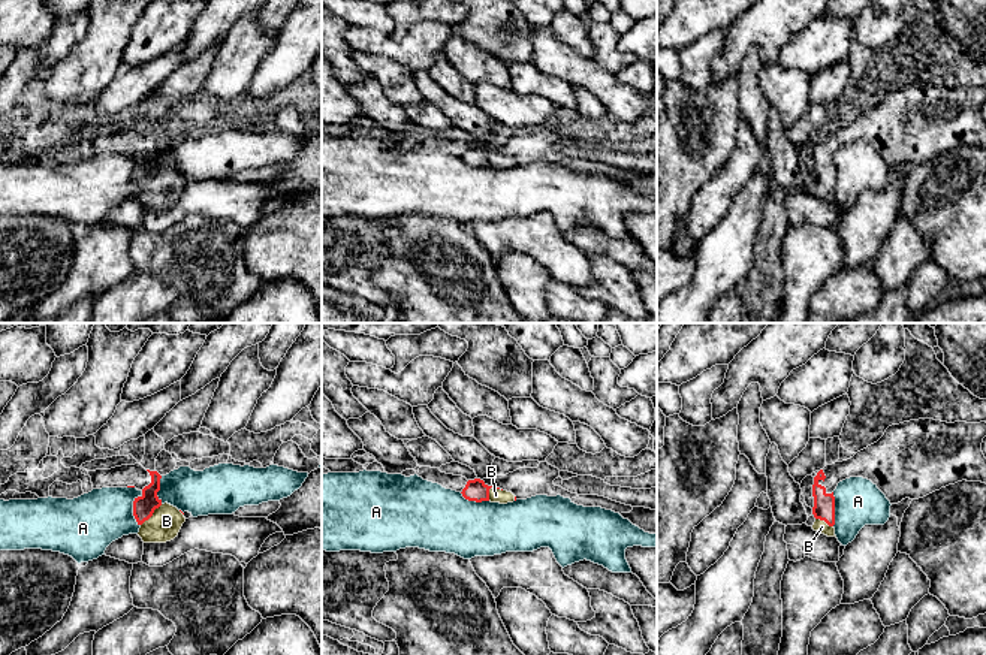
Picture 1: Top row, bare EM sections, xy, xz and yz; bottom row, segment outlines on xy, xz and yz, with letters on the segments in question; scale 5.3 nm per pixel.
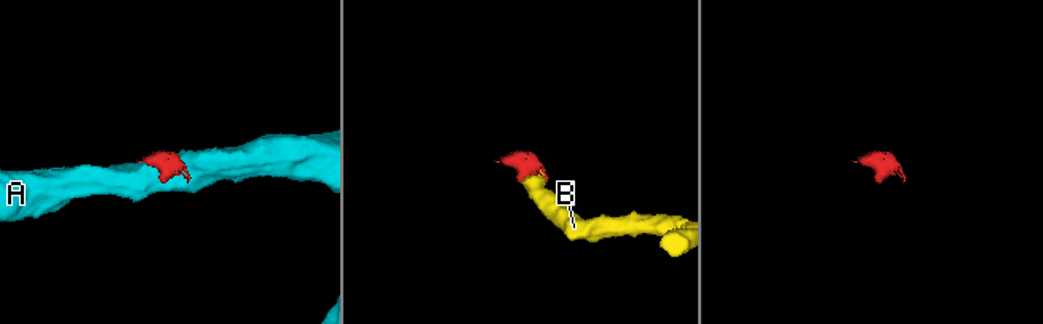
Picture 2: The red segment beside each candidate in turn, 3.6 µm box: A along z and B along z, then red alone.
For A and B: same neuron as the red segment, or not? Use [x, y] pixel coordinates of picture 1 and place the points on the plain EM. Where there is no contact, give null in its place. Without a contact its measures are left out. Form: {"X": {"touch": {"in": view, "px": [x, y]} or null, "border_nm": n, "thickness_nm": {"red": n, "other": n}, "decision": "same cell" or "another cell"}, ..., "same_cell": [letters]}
{"A": {"touch": {"in": "xy", "px": [133, 174]}, "border_nm": 190, "thickness_nm": {"red": 120, "other": 300}, "decision": "another cell"}, "B": {"touch": {"in": "xy", "px": [151, 180]}, "border_nm": 170, "thickness_nm": {"red": 120, "other": 170}, "decision": "same cell"}, "same_cell": ["B"]}

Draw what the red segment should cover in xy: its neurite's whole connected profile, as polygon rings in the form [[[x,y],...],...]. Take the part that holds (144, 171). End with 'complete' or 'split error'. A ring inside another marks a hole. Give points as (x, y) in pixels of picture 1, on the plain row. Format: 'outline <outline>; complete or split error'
outline [[[135,129],[88,136],[88,141],[93,154],[136,153],[142,157],[133,166],[133,181],[141,191],[138,200],[144,208],[166,208],[178,200],[186,182],[181,175],[168,167],[163,169],[157,162],[162,144],[157,136]]]; split error

